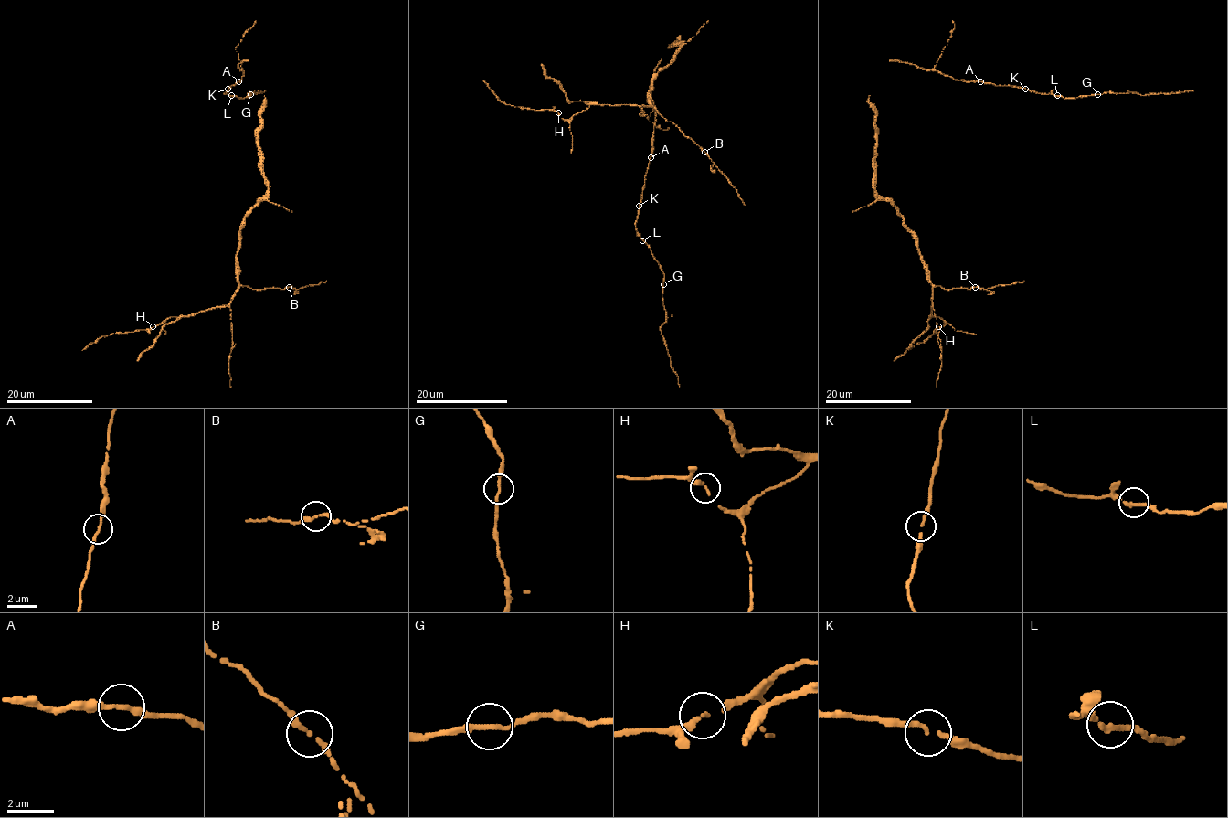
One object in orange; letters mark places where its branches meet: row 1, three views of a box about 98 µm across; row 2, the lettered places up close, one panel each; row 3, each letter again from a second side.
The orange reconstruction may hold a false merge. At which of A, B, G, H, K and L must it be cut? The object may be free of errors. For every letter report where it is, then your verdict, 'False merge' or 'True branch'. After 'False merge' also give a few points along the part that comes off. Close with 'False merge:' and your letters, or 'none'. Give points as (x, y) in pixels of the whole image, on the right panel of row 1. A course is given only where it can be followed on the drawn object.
A: Place: (980, 81). True branch
B: Place: (975, 287). True branch
G: Place: (1097, 94). True branch
H: Place: (938, 326). True branch
K: Place: (1025, 89). True branch
L: Place: (1057, 95). True branch
False merge: none

